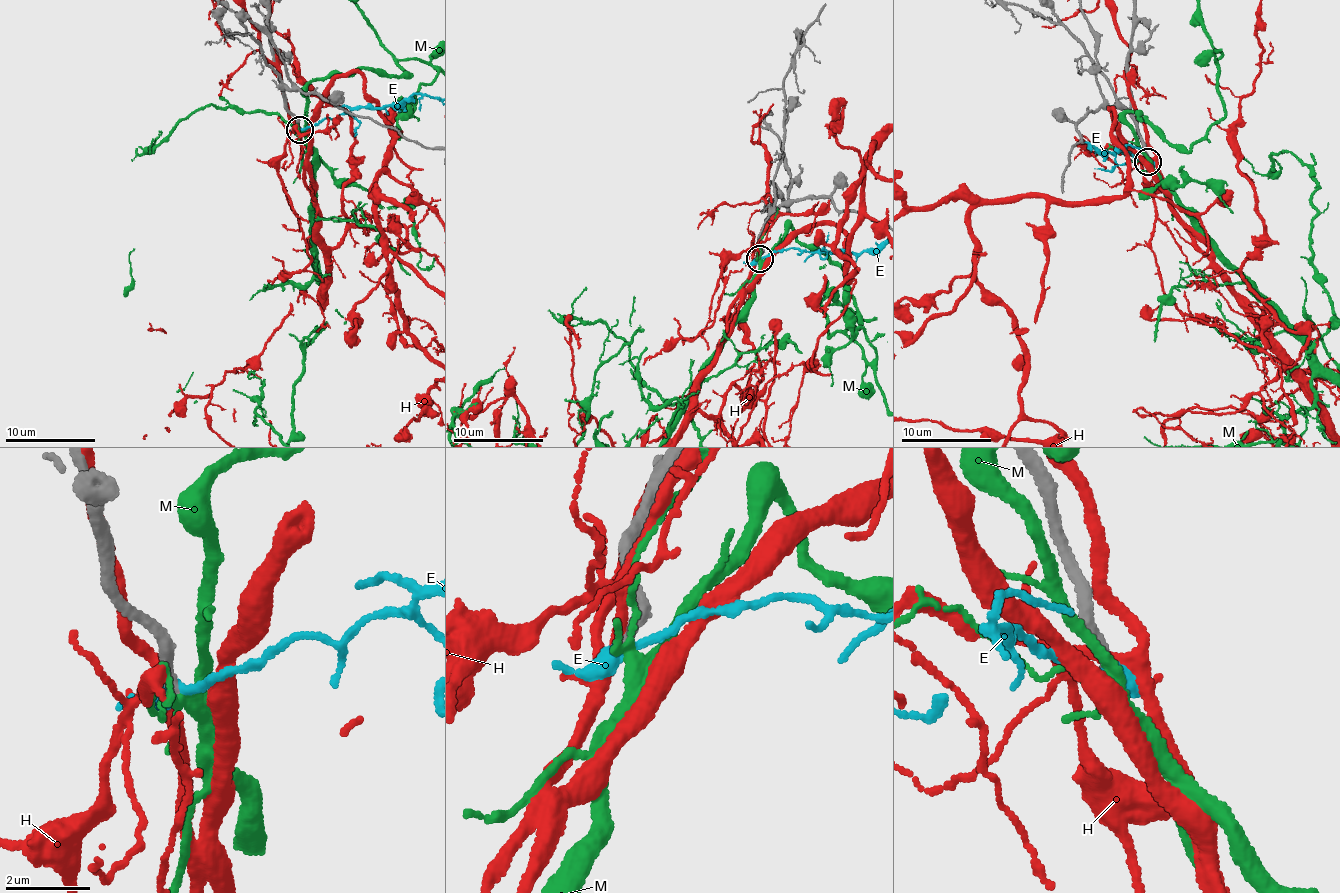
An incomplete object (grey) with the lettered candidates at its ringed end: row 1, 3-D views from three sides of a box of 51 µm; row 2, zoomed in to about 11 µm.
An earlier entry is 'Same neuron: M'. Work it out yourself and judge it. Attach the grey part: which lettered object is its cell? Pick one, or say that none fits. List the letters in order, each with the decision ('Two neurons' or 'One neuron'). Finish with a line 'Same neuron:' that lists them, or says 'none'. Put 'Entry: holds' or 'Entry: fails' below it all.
E: Two neurons
H: Two neurons
M: One neuron
Same neuron: M
Entry: holds

